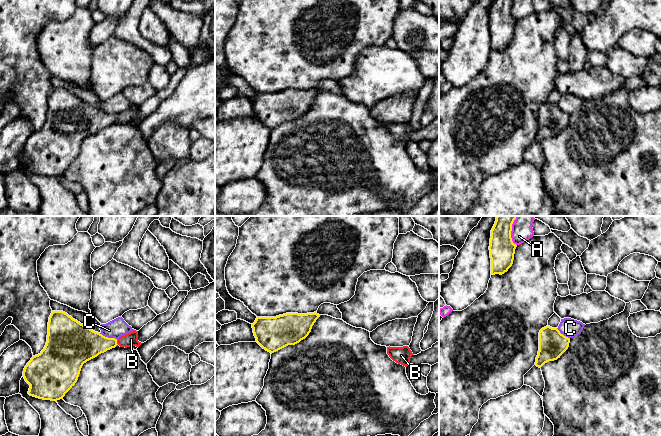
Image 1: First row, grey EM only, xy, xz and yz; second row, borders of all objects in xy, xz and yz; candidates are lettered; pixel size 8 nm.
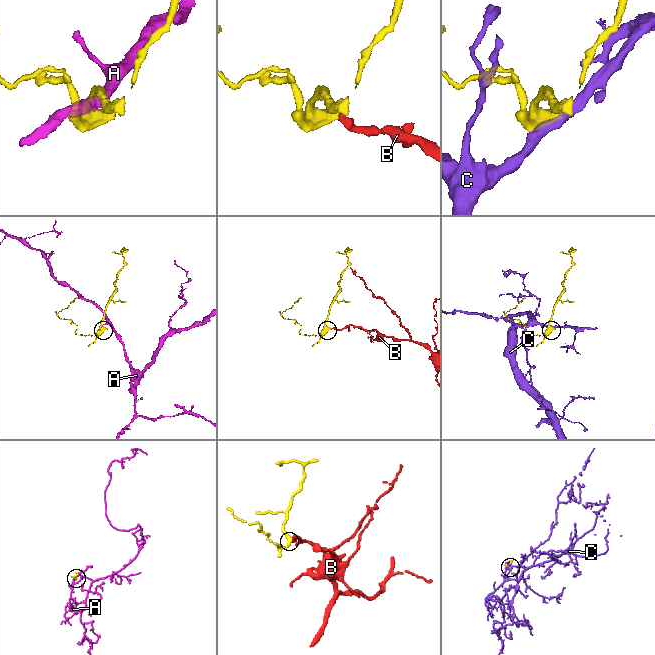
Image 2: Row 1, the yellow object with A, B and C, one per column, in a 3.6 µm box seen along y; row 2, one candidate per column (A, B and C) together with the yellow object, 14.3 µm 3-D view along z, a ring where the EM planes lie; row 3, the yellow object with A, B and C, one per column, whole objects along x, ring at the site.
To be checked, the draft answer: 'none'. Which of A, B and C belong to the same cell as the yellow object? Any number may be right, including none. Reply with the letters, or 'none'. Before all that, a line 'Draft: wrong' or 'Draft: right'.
Draft: wrong
B

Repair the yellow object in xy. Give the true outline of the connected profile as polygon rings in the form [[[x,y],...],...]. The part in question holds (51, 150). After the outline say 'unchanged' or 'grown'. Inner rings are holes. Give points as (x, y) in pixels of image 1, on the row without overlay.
[[[52,87],[46,121],[23,147],[30,161],[28,170],[43,176],[63,175],[77,158],[84,139],[117,121],[127,124],[141,120],[136,106],[118,116],[108,114],[63,87]]] | grown

